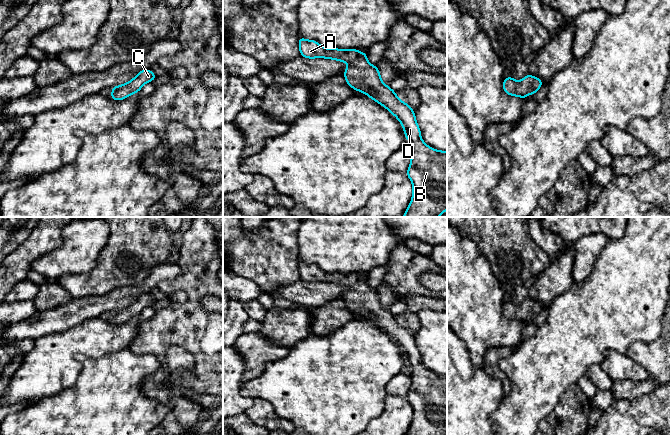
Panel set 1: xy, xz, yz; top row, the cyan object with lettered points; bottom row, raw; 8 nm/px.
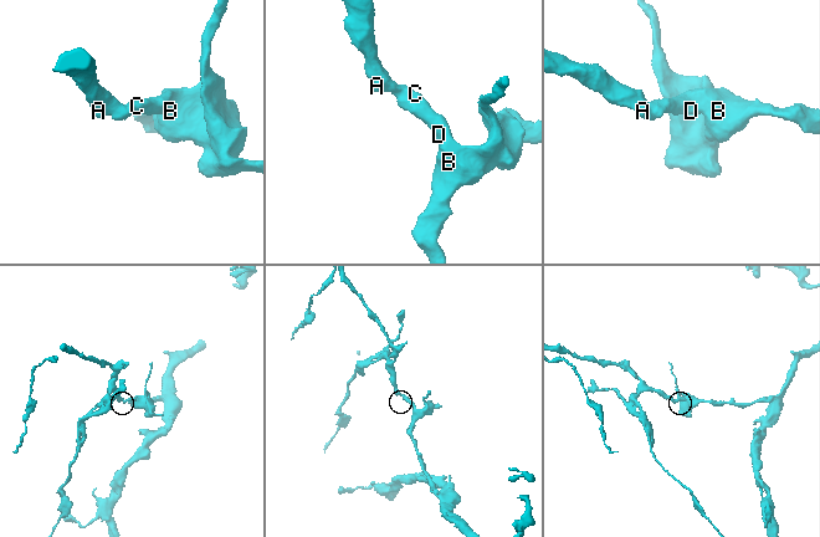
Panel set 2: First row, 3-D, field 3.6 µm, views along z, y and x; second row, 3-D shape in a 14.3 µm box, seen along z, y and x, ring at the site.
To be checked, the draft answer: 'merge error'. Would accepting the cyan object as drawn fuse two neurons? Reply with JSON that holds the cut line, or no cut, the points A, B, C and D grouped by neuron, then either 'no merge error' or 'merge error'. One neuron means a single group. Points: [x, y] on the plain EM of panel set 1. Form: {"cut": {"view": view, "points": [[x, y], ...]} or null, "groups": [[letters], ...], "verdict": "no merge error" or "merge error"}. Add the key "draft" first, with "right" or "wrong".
{"draft": "wrong", "cut": null, "groups": [["A", "B", "C", "D"]], "verdict": "no merge error"}

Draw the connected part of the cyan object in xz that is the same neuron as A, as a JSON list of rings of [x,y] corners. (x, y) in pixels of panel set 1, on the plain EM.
[[[299,260],[300,279],[309,282],[326,282],[340,286],[347,286],[350,289],[345,293],[343,299],[346,307],[356,315],[365,317],[369,322],[381,328],[392,337],[401,347],[406,363],[411,369],[411,386],[407,394],[407,400],[413,409],[411,426],[406,435],[446,435],[447,434],[447,375],[438,375],[426,369],[421,363],[421,355],[417,348],[415,336],[407,328],[399,323],[391,311],[385,309],[380,301],[377,290],[367,285],[367,277],[357,273],[328,273],[321,270],[315,264],[306,264]]]

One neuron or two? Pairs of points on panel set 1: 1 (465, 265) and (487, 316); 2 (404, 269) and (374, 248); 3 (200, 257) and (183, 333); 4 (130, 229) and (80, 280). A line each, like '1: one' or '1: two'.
1: one
2: two
3: one
4: one

